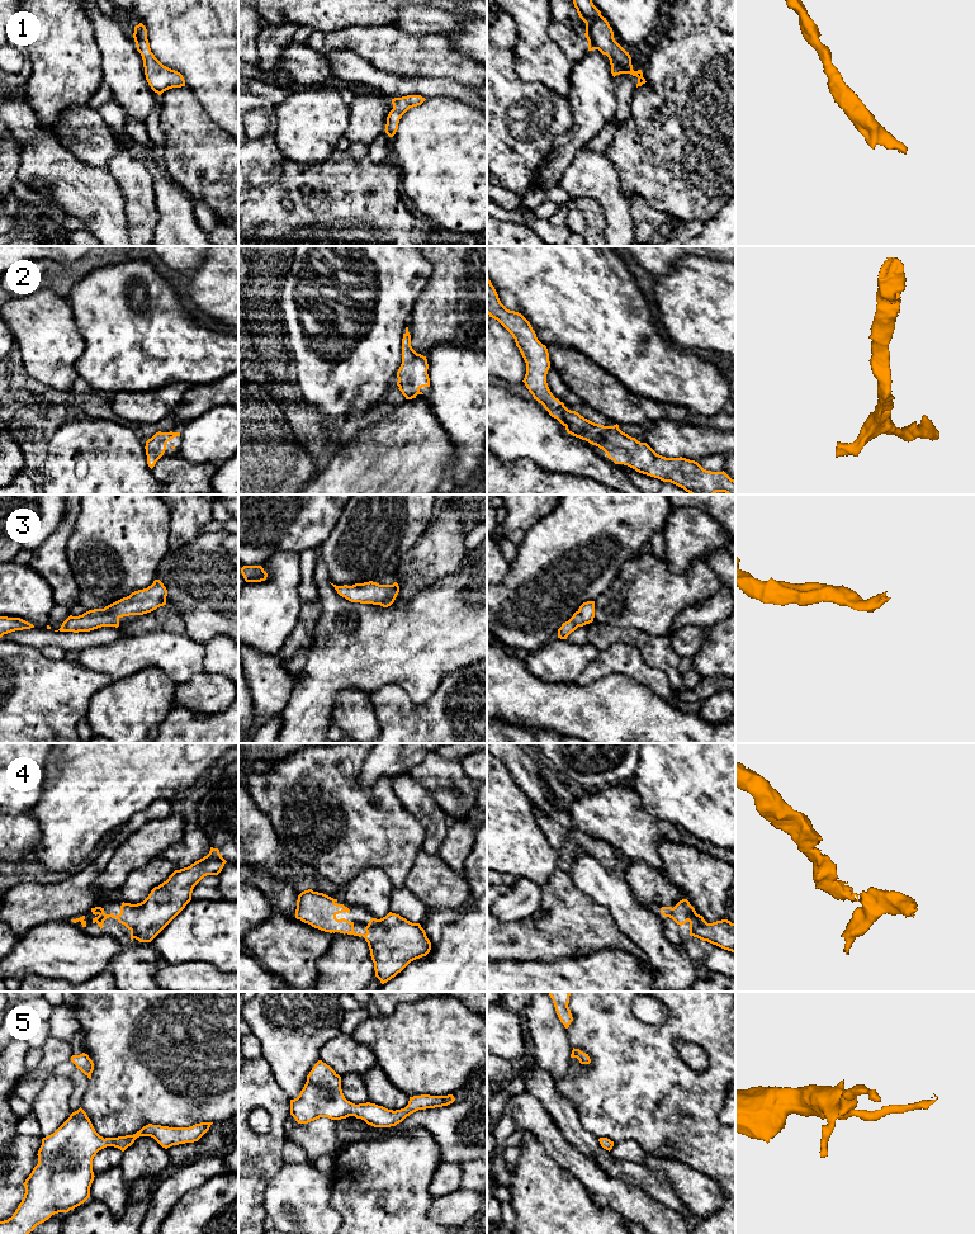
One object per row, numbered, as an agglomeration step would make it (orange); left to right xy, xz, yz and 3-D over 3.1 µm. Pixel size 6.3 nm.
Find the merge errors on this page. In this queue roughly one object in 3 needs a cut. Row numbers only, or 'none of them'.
none of them

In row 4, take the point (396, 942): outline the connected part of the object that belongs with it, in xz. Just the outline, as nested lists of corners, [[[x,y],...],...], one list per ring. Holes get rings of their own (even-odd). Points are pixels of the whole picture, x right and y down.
[[[304,890],[298,895],[295,918],[325,932],[363,936],[370,950],[375,977],[382,984],[394,978],[411,961],[430,952],[431,942],[420,923],[389,912],[380,919],[371,918],[365,935],[356,933],[354,922],[336,918],[339,913],[350,913],[347,907],[336,902],[323,893]]]

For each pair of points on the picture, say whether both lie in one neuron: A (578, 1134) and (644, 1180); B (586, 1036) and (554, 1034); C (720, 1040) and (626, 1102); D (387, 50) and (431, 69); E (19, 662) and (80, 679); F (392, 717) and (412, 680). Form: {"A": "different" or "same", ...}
{"A": "same", "B": "different", "C": "same", "D": "same", "E": "same", "F": "different"}

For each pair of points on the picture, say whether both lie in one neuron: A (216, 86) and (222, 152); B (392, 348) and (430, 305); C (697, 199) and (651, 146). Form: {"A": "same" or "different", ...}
{"A": "different", "B": "different", "C": "same"}

